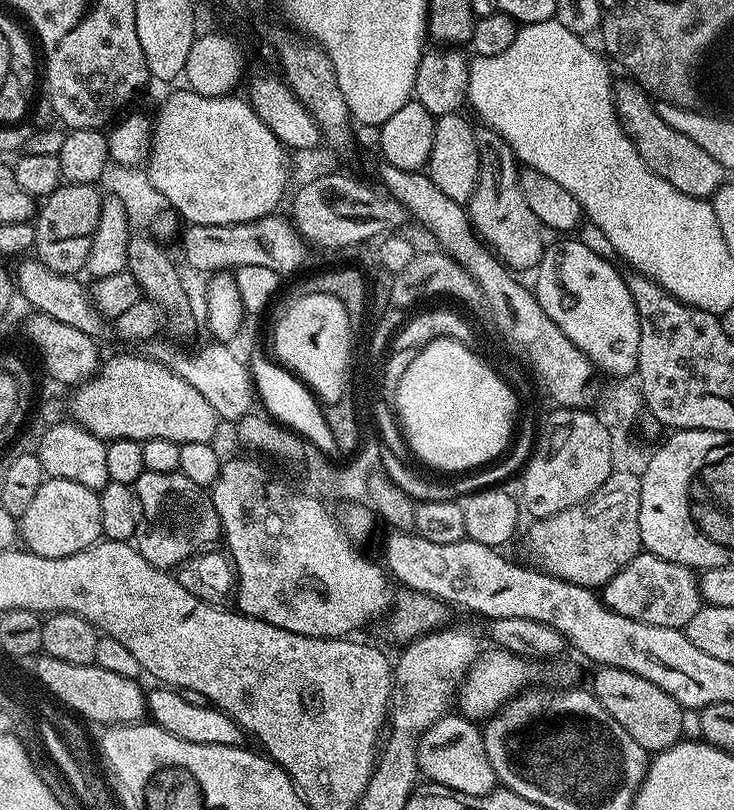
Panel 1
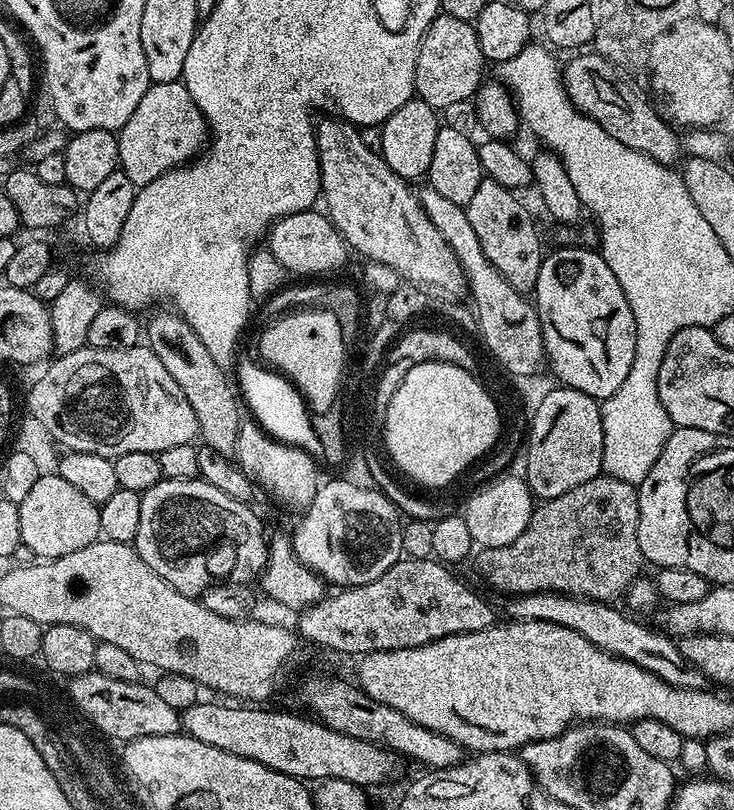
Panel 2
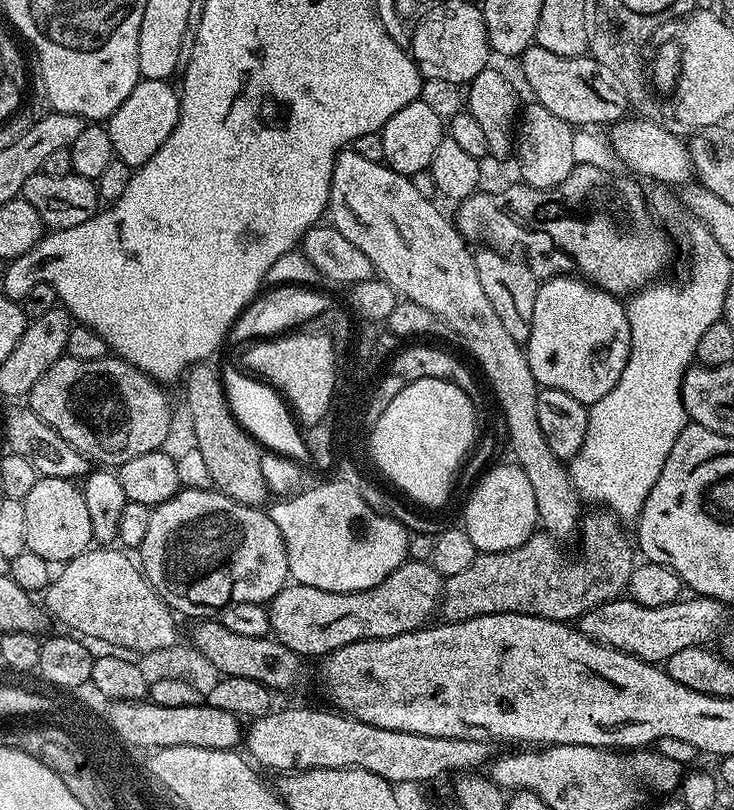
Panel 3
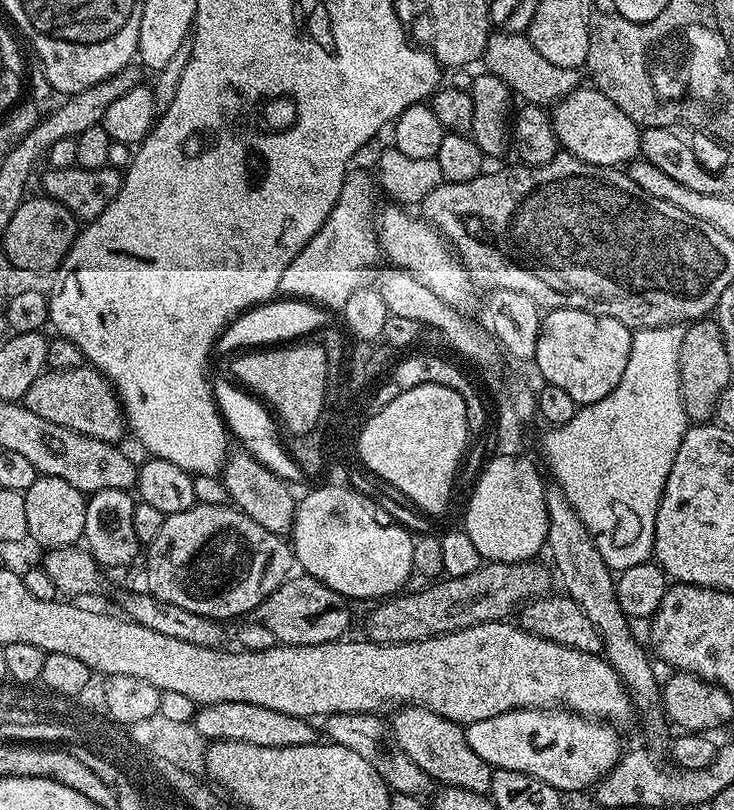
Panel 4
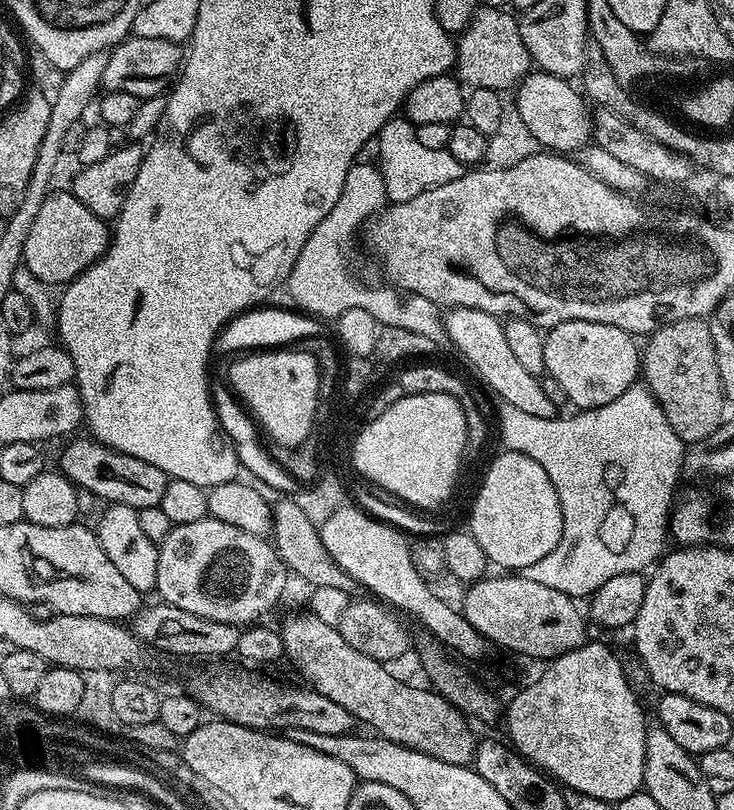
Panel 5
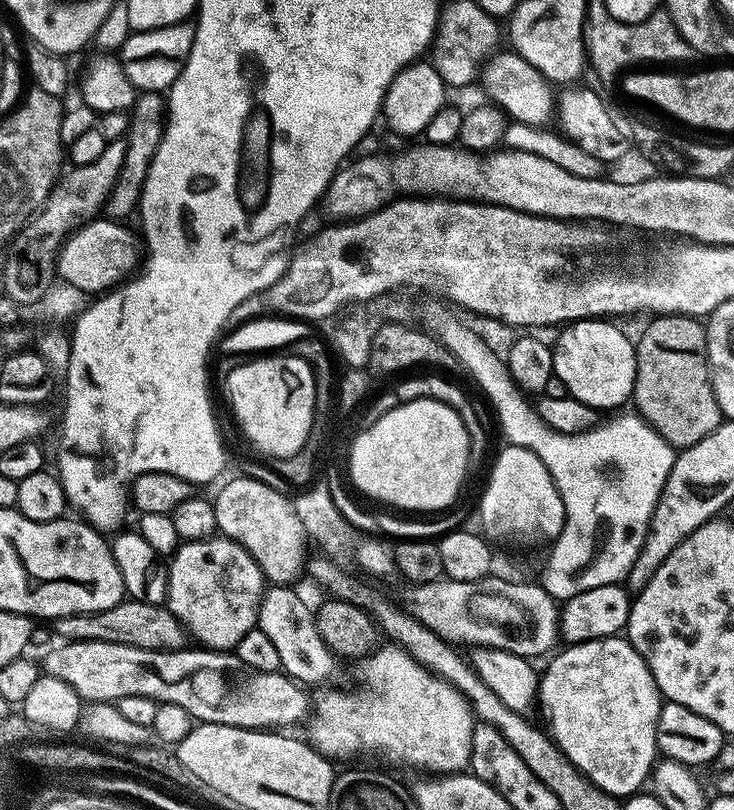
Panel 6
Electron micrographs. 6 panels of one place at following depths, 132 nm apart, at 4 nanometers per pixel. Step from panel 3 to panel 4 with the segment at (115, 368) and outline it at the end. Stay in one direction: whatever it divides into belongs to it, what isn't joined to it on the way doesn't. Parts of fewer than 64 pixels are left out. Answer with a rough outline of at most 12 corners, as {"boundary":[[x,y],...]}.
{"boundary":[[91,366],[46,370],[23,405],[38,418],[116,444],[124,405]]}

